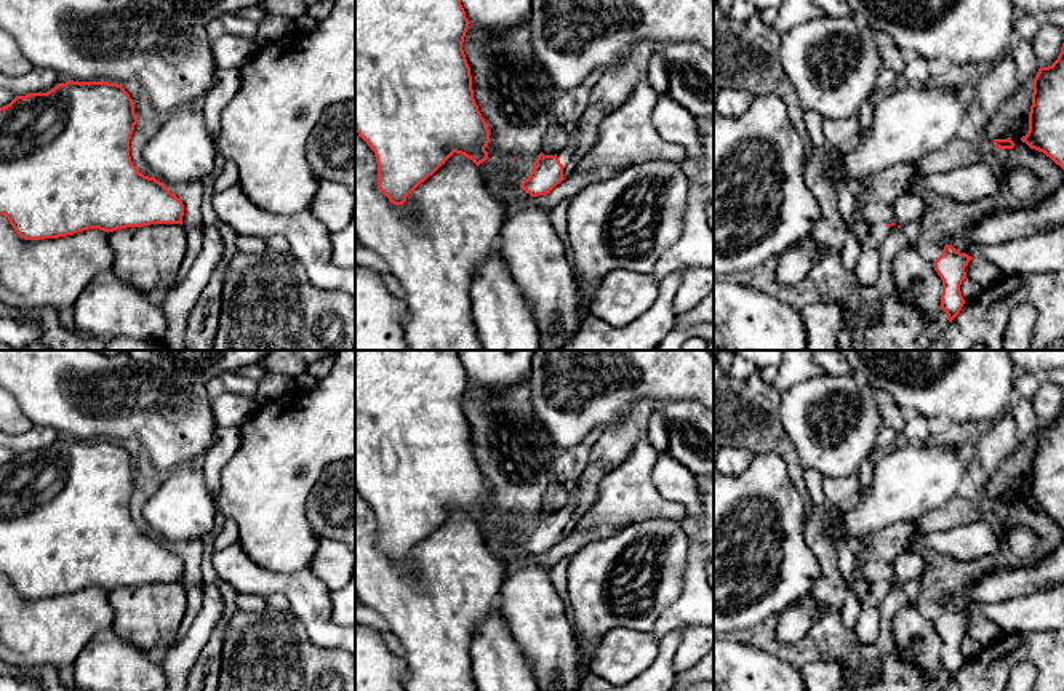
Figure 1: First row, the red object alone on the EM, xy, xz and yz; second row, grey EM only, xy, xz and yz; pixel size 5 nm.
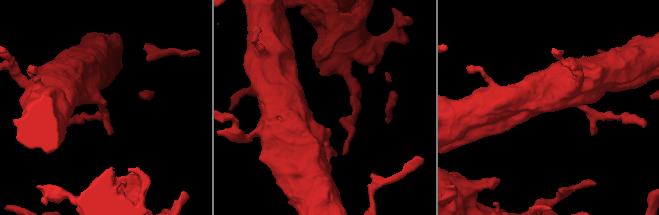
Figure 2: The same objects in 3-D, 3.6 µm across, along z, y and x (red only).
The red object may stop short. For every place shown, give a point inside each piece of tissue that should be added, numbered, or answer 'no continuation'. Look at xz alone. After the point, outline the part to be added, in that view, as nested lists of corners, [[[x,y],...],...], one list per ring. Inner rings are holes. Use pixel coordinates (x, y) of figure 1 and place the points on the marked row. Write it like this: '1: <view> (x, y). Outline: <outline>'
1: xz (565, 154). Outline: [[[571,134],[568,138],[568,144],[562,150],[557,152],[557,157],[563,166],[571,160],[576,149],[576,142],[578,142],[576,136]]]

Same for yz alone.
1: yz (868, 267). Outline: [[[870,224],[867,237],[859,245],[859,258],[854,269],[854,277],[862,286],[872,286],[880,274],[878,246],[886,232],[886,224]]]

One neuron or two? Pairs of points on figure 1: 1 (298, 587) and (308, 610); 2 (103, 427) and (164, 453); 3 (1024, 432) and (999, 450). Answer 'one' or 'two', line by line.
1: one
2: one
3: two

